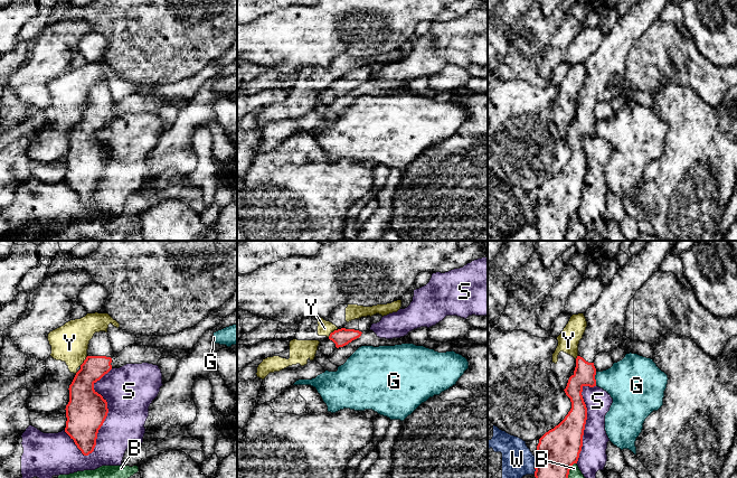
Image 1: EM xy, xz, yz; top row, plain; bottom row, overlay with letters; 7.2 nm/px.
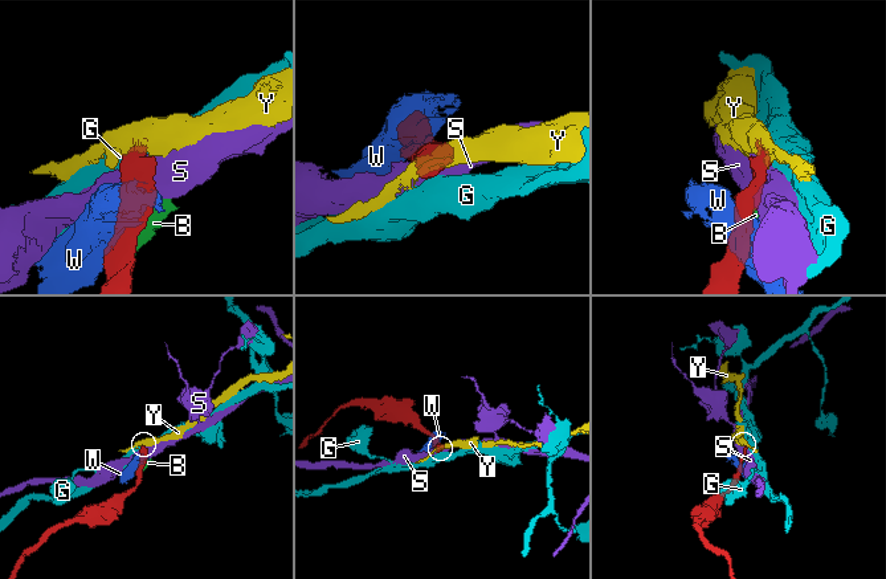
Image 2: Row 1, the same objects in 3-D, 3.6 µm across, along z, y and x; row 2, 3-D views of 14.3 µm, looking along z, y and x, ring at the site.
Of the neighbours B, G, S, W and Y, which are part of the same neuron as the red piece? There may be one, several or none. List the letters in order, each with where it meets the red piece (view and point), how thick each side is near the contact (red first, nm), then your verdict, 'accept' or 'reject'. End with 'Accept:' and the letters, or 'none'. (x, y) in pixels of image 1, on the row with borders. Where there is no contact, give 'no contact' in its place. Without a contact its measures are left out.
B: yz (569, 469) | 300/80 nm | reject
G: yz (594, 378) | 160/340 nm | reject
S: xy (107, 412) | 300/360 nm | reject
W: yz (535, 466) | 300/220 nm | reject
Y: xy (84, 361) | 190/280 nm | reject
Accept: none

